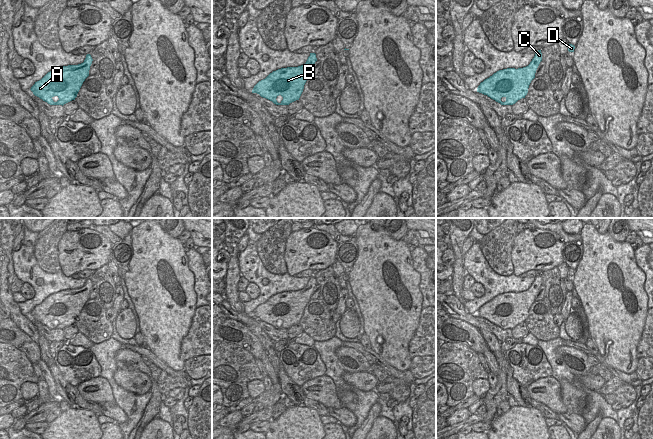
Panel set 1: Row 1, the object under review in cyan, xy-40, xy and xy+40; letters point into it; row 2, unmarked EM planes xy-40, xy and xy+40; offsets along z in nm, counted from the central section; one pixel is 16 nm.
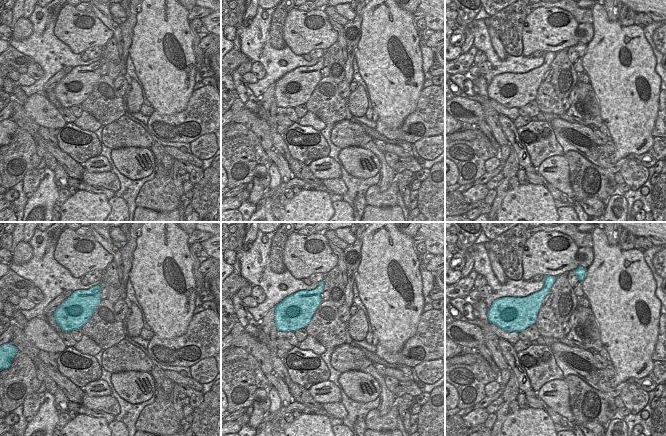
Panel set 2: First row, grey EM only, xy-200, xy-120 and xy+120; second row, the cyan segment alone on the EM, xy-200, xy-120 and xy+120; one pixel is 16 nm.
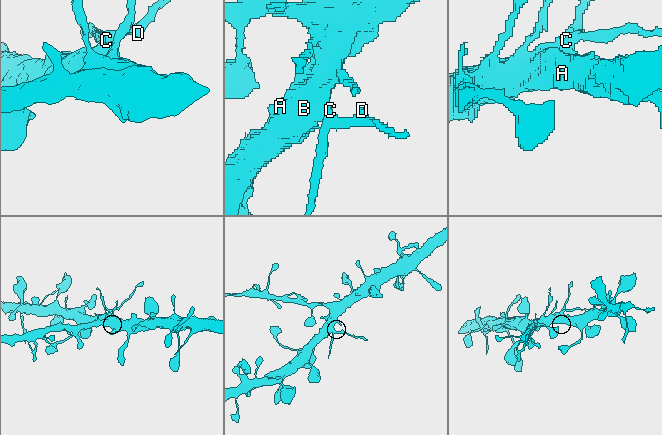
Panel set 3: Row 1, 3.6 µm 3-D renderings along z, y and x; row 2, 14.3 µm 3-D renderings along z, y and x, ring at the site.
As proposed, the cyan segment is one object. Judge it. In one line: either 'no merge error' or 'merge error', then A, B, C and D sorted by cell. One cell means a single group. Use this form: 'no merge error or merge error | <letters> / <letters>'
merge error | A B / C D

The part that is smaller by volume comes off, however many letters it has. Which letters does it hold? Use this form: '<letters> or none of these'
C, D

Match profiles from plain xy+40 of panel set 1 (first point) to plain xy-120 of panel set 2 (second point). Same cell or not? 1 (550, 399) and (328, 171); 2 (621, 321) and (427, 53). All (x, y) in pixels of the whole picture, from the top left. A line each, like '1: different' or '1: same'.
1: same
2: different

